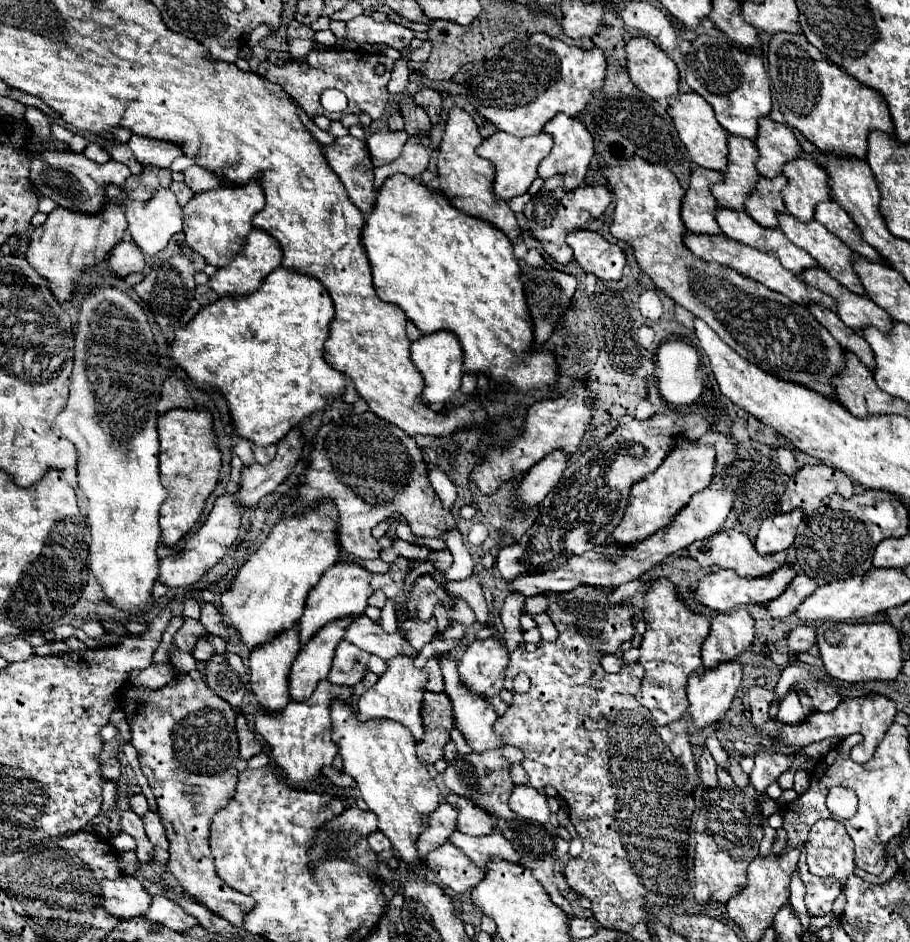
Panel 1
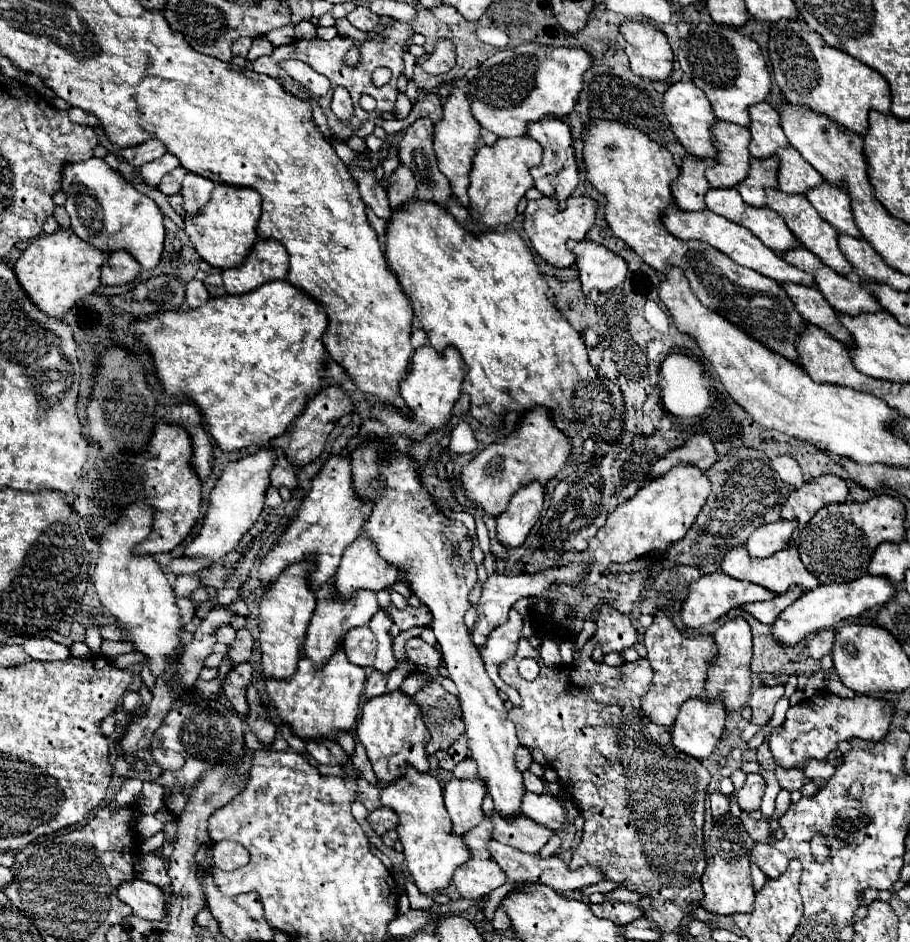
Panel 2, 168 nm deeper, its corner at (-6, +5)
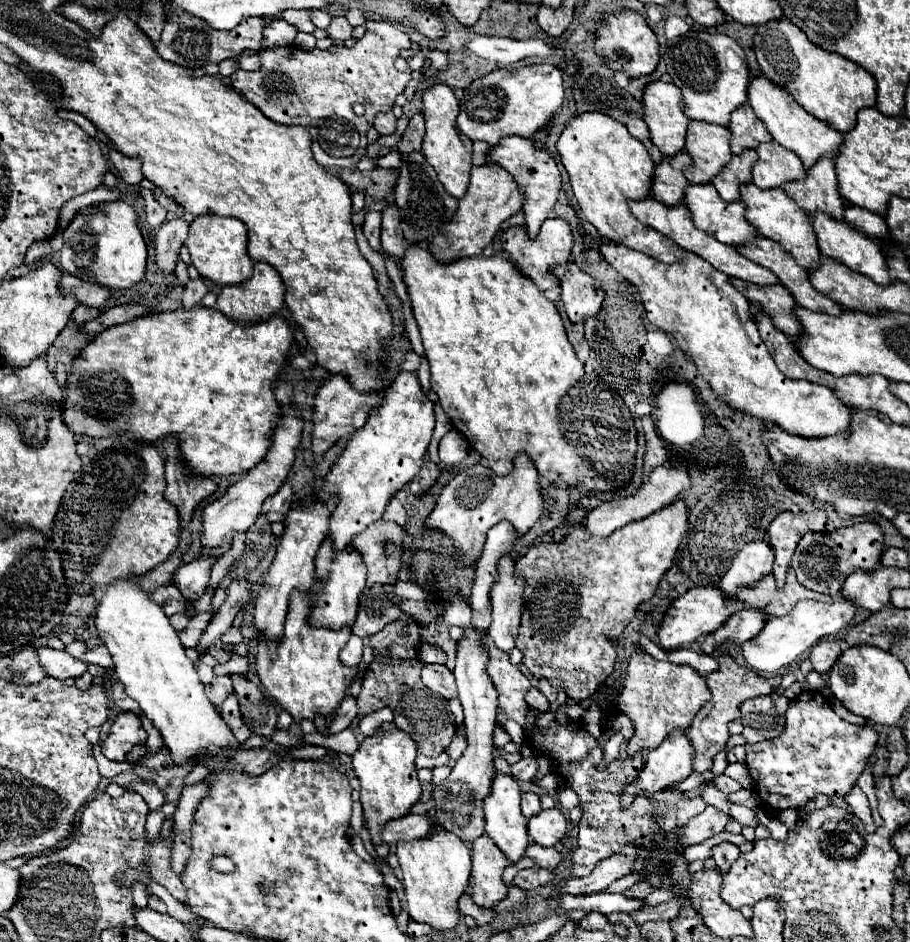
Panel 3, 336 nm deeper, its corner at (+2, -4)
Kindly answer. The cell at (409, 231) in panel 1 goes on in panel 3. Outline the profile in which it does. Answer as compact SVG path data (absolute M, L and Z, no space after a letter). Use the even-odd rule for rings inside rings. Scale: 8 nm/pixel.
M425 244L411 246L399 266L403 272L403 280L407 284L409 296L411 296L413 316L415 316L419 330L421 330L421 338L423 338L423 346L425 346L425 358L429 360L429 366L431 366L431 390L439 396L439 402L441 402L445 414L449 416L451 424L455 426L455 430L461 430L461 434L467 438L471 448L475 452L479 452L489 462L489 468L497 476L511 474L515 456L527 454L527 458L533 460L543 484L557 484L557 480L561 480L569 488L585 486L587 492L609 492L609 490L613 492L613 490L625 488L631 482L631 474L635 468L635 456L631 456L631 454L637 454L637 430L633 424L633 416L629 416L631 412L629 412L627 404L609 384L605 384L597 378L593 378L595 382L585 378L583 364L577 360L577 356L575 356L575 352L567 340L559 310L555 308L553 302L549 302L545 298L545 294L529 278L521 276L521 272L509 260L503 260L499 256L465 258L465 260L455 260L451 264L441 264L433 258L433 254L429 252L429 248L425 248Z

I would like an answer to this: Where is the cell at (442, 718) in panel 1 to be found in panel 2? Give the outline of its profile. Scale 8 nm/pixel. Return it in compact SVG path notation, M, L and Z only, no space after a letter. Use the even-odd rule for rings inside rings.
M427 683L413 699L421 705L425 725L431 731L427 753L435 755L439 749L447 751L465 731L459 699L445 691L439 683Z

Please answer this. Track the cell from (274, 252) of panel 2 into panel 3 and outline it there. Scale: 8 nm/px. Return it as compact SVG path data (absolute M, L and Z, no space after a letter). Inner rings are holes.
M257 262L253 276L247 282L237 284L237 286L223 286L223 292L217 298L217 308L221 314L231 318L233 322L257 324L257 322L267 320L269 316L273 316L281 310L283 294L285 294L285 286L283 286L277 270L265 262Z

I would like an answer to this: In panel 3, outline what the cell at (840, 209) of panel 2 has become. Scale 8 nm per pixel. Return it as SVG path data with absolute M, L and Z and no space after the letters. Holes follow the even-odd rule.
M821 156L815 166L807 168L803 182L785 182L783 190L807 214L819 210L837 220L843 220L843 198L837 190L833 158Z

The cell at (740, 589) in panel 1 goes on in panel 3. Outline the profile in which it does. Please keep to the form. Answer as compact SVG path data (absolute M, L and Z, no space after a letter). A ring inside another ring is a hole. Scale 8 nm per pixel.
M691 588L683 596L677 596L669 610L665 612L665 618L657 630L659 644L663 650L675 650L675 648L685 648L693 644L695 640L711 634L717 630L733 612L741 610L743 604L739 600L727 600L721 590L717 588Z

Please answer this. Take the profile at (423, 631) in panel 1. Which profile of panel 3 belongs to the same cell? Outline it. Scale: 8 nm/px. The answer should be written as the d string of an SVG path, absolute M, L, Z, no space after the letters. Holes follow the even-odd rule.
M367 586L361 592L361 602L357 608L357 622L353 622L353 634L369 638L383 630L385 624L401 618L401 608L389 602L389 596L381 586Z

